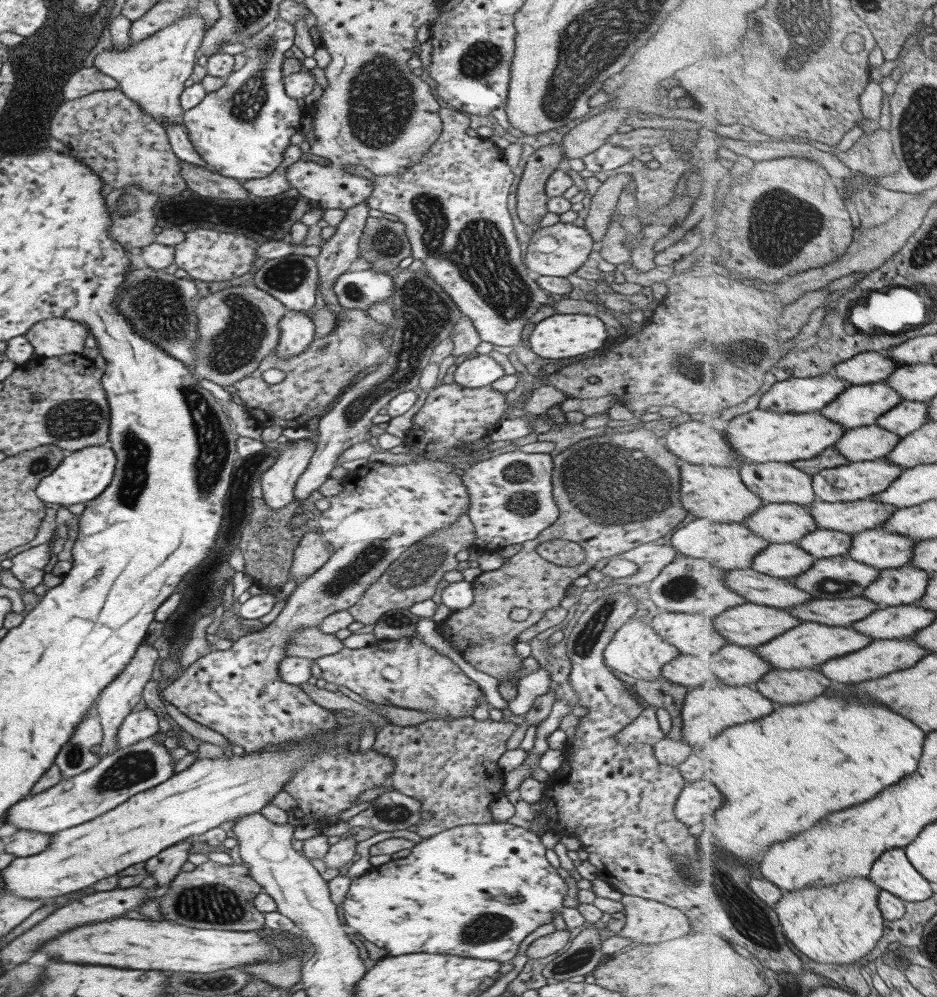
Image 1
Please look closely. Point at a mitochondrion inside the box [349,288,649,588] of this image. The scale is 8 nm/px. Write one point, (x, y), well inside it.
(524, 497)

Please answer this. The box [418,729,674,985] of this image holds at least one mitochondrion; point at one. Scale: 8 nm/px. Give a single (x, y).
(482, 928)

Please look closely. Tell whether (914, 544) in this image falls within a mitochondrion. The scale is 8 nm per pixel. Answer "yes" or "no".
no

